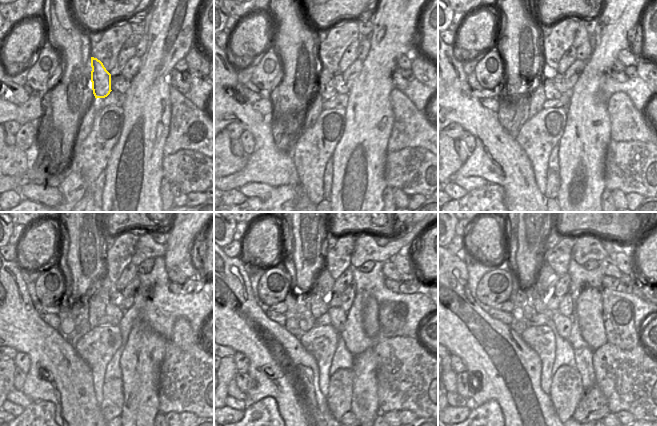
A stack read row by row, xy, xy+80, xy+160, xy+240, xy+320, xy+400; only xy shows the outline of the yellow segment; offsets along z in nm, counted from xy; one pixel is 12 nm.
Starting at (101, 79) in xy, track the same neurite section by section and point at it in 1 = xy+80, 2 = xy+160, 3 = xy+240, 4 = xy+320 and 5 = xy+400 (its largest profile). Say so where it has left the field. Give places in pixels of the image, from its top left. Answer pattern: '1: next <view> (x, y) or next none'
1: next xy+80 (324, 80)
2: next xy+160 (551, 92)
3: next xy+240 (111, 310)
4: next xy+320 (338, 316)
5: next xy+400 (563, 324)

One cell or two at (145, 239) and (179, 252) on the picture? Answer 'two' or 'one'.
two

